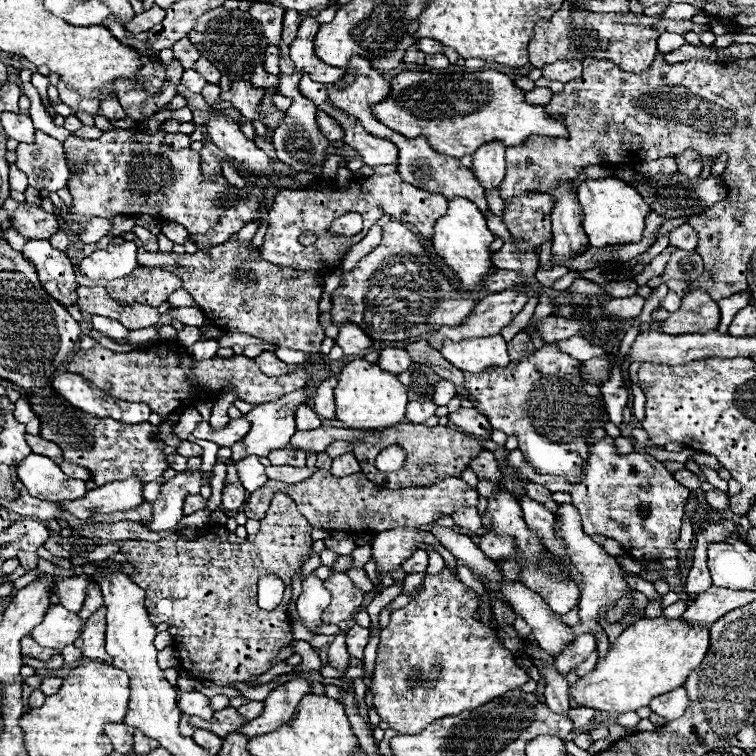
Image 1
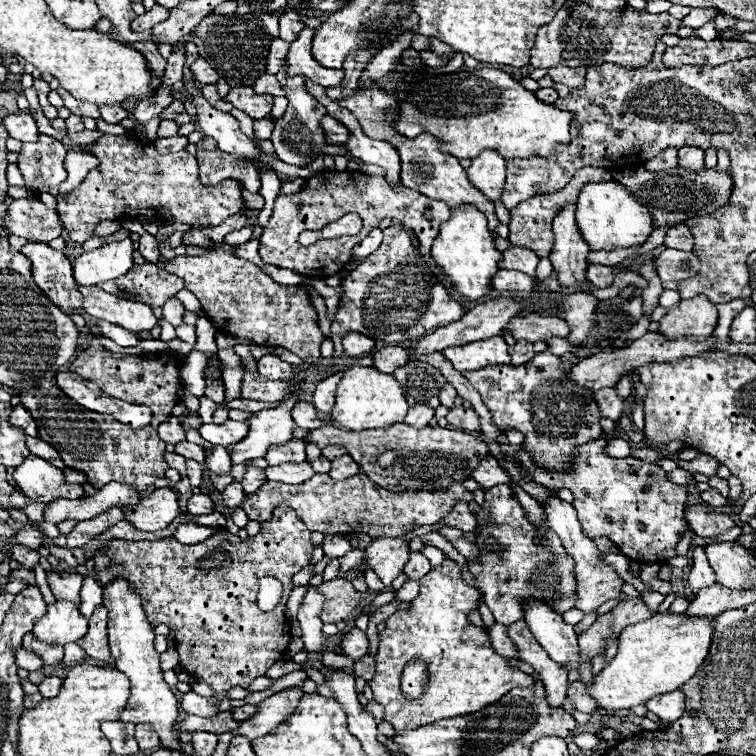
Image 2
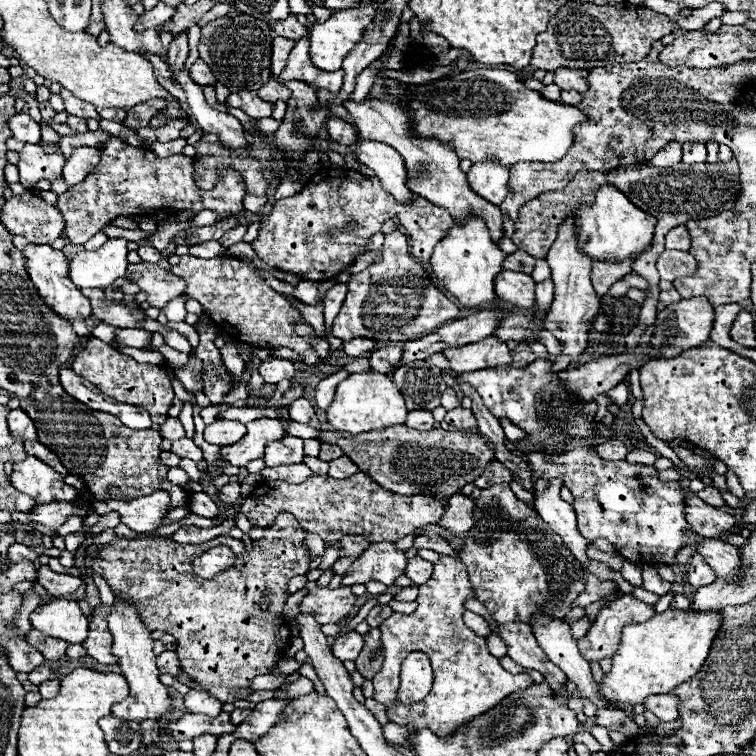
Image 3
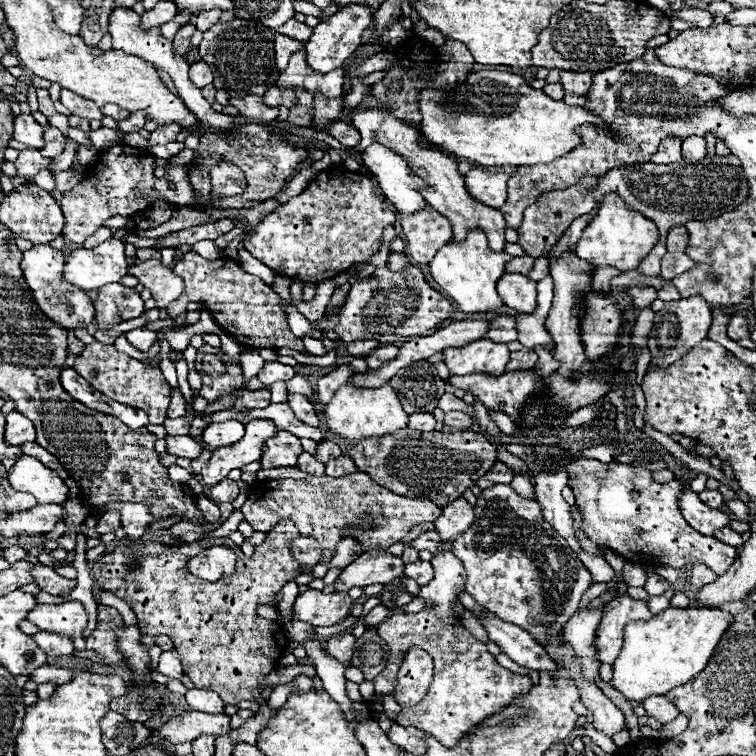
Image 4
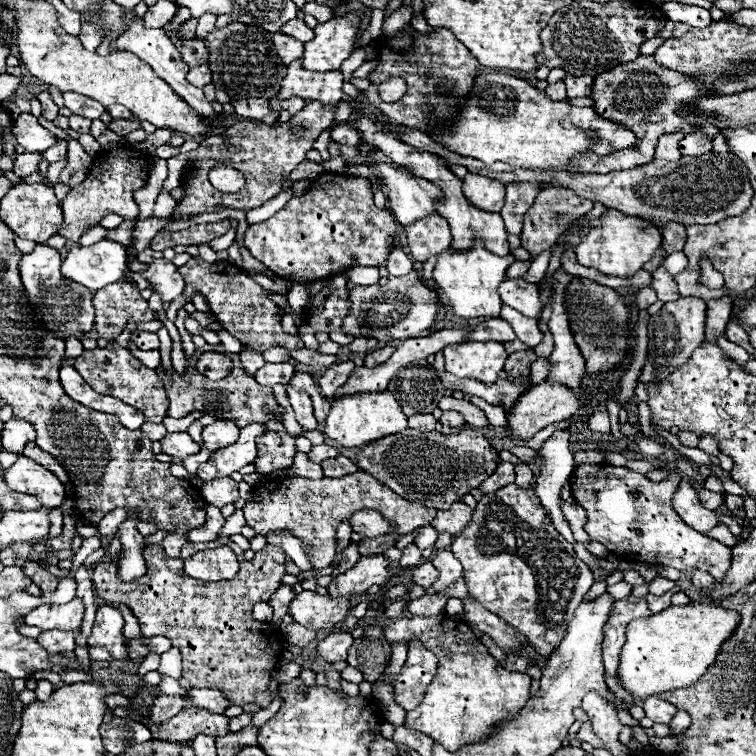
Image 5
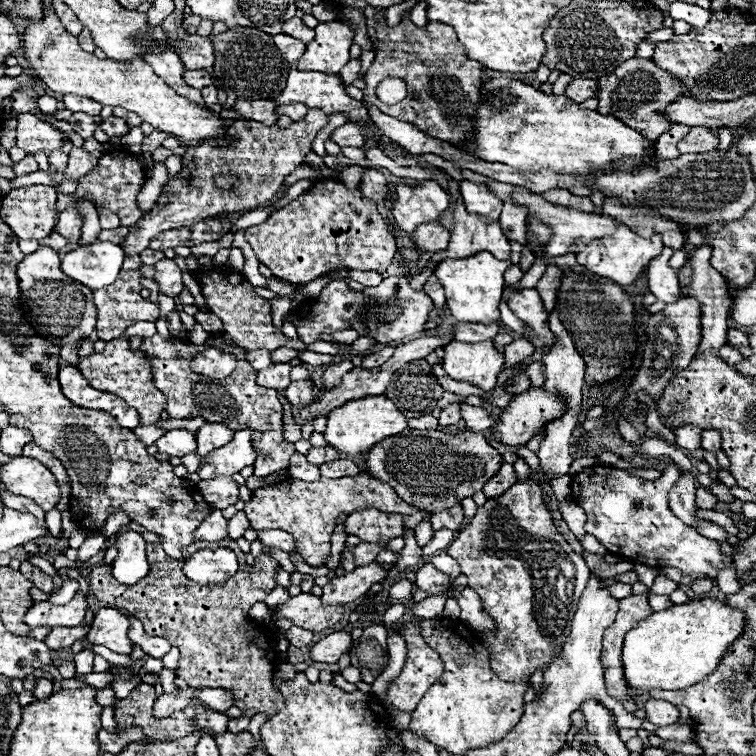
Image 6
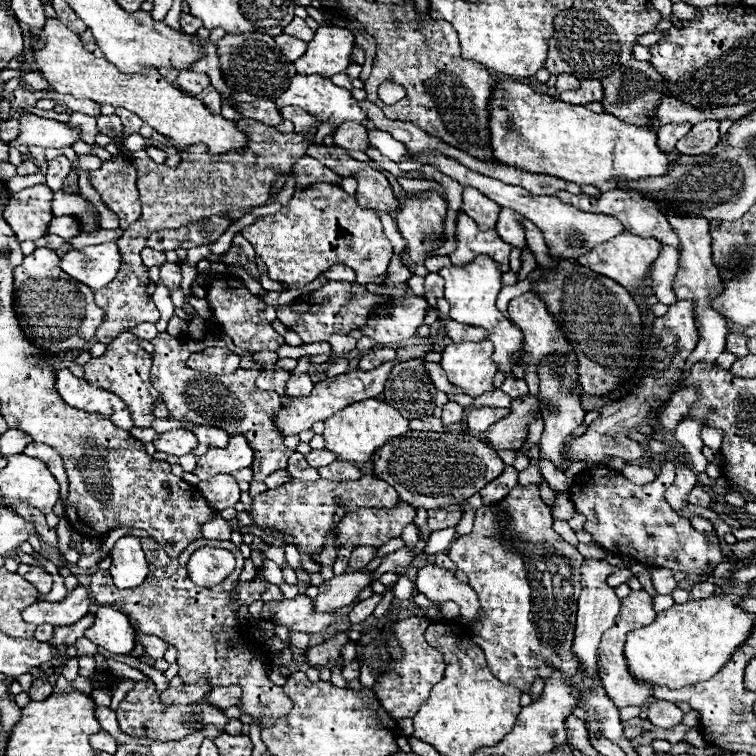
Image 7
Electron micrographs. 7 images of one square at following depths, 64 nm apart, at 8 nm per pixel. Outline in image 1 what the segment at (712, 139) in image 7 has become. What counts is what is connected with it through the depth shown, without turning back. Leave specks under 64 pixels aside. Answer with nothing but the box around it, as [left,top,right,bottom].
[676,150,702,178]

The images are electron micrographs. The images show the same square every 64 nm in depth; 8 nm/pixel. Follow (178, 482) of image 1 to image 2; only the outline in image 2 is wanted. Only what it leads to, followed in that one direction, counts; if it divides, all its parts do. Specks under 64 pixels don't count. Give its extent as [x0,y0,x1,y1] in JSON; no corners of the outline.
[122,488,179,532]

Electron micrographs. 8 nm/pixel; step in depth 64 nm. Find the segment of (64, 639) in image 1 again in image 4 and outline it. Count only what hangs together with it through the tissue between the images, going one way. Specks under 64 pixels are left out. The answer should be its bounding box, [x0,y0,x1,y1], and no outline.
[28,602,86,650]

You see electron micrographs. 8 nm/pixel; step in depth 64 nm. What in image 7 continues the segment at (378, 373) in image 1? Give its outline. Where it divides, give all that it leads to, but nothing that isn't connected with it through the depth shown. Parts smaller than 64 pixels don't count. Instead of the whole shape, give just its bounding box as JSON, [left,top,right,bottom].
[324,398,408,464]

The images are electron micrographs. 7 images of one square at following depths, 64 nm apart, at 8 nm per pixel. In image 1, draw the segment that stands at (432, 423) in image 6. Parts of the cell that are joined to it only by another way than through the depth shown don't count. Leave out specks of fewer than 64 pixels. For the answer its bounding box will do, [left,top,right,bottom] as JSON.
[406,400,436,424]

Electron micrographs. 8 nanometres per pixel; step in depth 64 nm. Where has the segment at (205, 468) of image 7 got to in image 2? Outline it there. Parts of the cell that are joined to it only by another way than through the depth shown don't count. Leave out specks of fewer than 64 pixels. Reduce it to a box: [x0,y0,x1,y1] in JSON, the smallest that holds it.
[228,394,300,464]

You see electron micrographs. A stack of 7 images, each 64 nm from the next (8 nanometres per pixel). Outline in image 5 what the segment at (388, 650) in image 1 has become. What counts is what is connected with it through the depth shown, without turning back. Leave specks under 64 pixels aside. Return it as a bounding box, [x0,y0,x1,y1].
[384,550,532,752]

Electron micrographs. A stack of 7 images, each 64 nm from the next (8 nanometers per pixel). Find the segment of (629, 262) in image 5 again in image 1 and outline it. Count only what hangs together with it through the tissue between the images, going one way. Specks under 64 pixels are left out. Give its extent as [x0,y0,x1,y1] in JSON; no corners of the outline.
[576,178,650,248]

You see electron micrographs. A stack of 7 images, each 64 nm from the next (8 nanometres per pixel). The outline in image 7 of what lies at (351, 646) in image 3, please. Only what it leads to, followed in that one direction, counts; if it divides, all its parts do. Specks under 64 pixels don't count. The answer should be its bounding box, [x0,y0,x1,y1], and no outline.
[306,632,350,666]

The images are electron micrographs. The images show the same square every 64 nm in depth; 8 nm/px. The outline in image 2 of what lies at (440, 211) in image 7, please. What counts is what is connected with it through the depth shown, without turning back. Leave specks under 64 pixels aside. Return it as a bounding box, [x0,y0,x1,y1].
[306,80,400,186]

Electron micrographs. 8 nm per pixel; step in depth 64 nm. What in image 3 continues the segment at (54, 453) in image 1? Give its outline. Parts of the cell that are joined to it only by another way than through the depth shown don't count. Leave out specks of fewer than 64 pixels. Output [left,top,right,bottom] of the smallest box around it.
[24,440,68,476]

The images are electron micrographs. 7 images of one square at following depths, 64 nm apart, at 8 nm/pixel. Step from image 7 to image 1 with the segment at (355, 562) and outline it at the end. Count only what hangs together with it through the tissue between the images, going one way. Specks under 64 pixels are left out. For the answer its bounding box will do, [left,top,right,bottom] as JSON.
[244,472,478,532]

